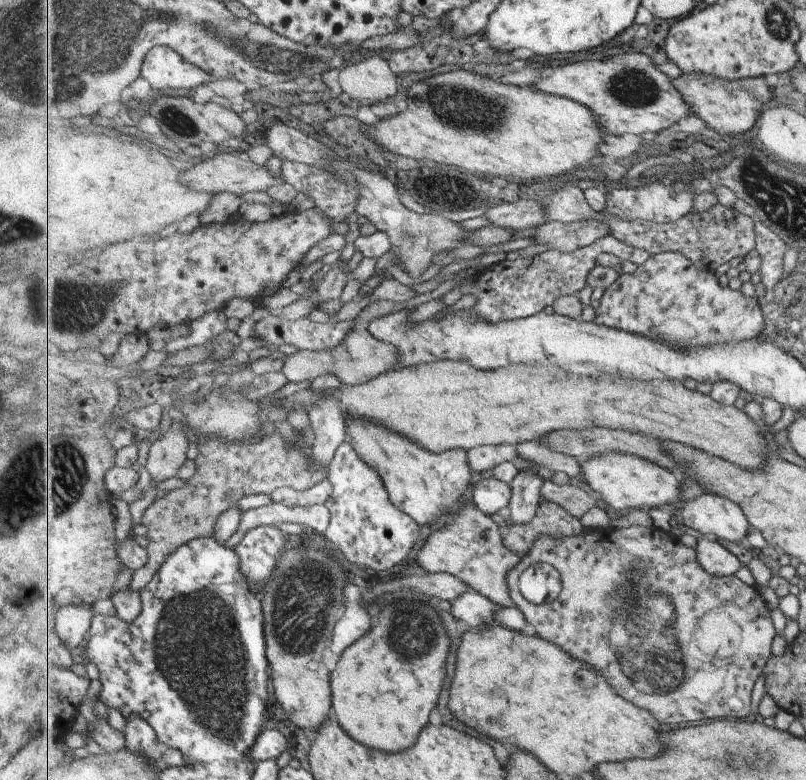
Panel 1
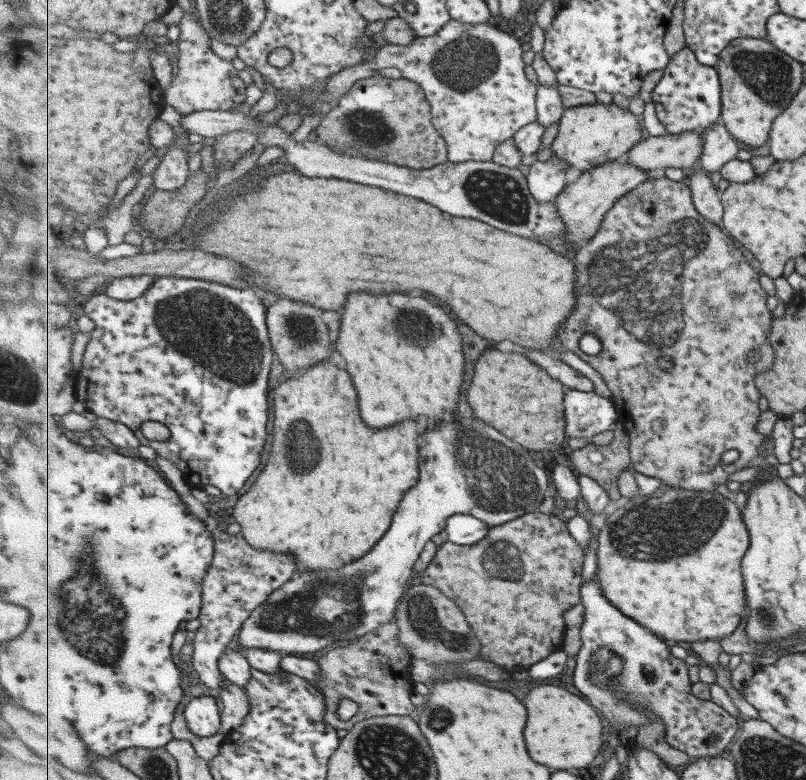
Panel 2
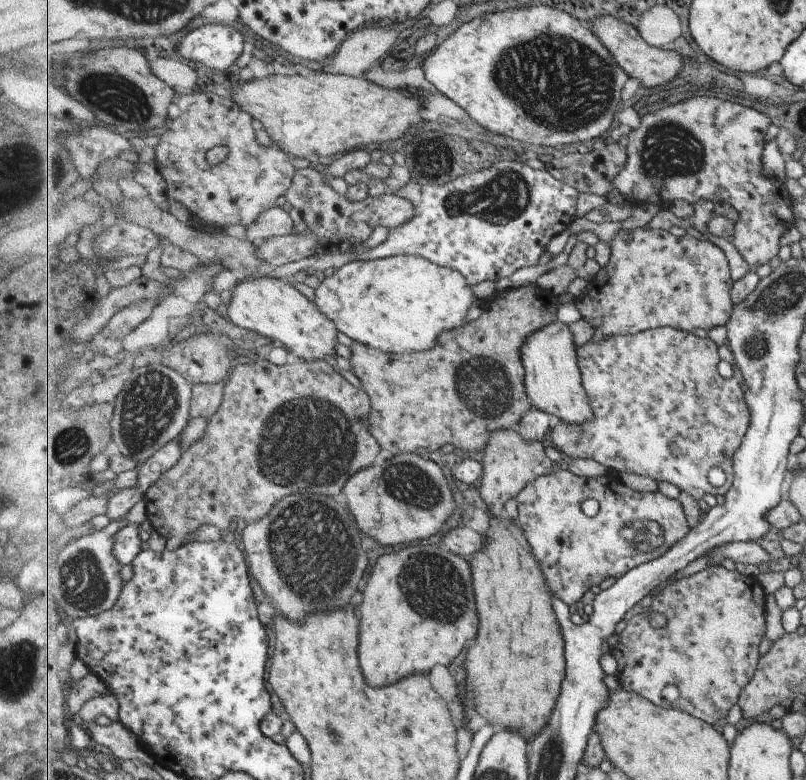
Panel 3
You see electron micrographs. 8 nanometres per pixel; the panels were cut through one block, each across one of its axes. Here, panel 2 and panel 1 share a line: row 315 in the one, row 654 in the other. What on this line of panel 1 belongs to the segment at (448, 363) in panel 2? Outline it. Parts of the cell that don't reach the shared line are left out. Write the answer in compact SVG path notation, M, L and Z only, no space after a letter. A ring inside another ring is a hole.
M401 598L387 603L384 608L387 610L380 611L379 626L349 646L349 650L339 657L330 680L332 708L343 730L357 742L383 752L401 752L413 748L419 734L429 724L429 714L437 706L443 690L443 666L447 664L451 642L441 616L427 602Z

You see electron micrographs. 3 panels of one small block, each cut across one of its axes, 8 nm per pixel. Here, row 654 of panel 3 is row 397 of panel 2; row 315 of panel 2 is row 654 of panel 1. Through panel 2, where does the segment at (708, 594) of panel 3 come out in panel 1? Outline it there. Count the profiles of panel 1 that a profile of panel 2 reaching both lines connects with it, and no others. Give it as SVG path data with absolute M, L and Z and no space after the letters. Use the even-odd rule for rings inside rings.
M632 526L623 529L588 529L581 532L579 536L563 536L561 539L557 539L557 536L541 536L531 546L531 550L521 556L521 562L513 568L512 572L509 572L508 583L513 600L516 606L521 609L521 612L525 614L532 632L552 642L555 646L565 648L569 654L573 654L581 662L589 662L591 666L601 670L601 674L605 674L605 678L609 678L609 682L621 696L624 696L633 704L649 710L660 723L681 724L681 722L685 722L687 724L687 722L697 722L697 720L709 718L719 720L750 719L751 710L753 710L753 700L751 700L753 698L753 688L755 688L759 676L764 674L764 668L774 654L772 647L777 634L775 633L775 626L773 626L769 605L757 587L749 585L737 575L716 577L707 572L699 562L696 547L685 546L669 531ZM537 563L551 564L562 574L563 592L553 602L536 605L529 602L521 592L521 575L527 568ZM712 585L713 590L716 590L717 598L720 598L720 602L713 602L713 606L709 606L709 602L705 602L705 598L701 598L701 592L707 592L709 586Z

